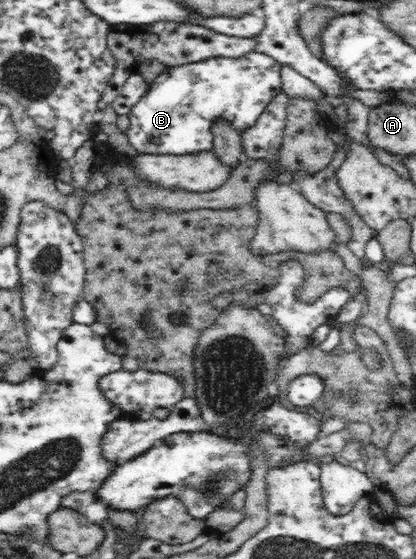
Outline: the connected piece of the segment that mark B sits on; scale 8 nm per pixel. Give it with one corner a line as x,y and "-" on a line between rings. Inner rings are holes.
257,52
248,53
240,59
210,57
200,63
170,66
149,84
148,91
131,107
127,115
130,120
128,141
140,154
186,155
210,151
213,149
213,135
210,129
216,119
225,119
236,131
244,131
254,125
266,105
282,92
281,67
280,62

